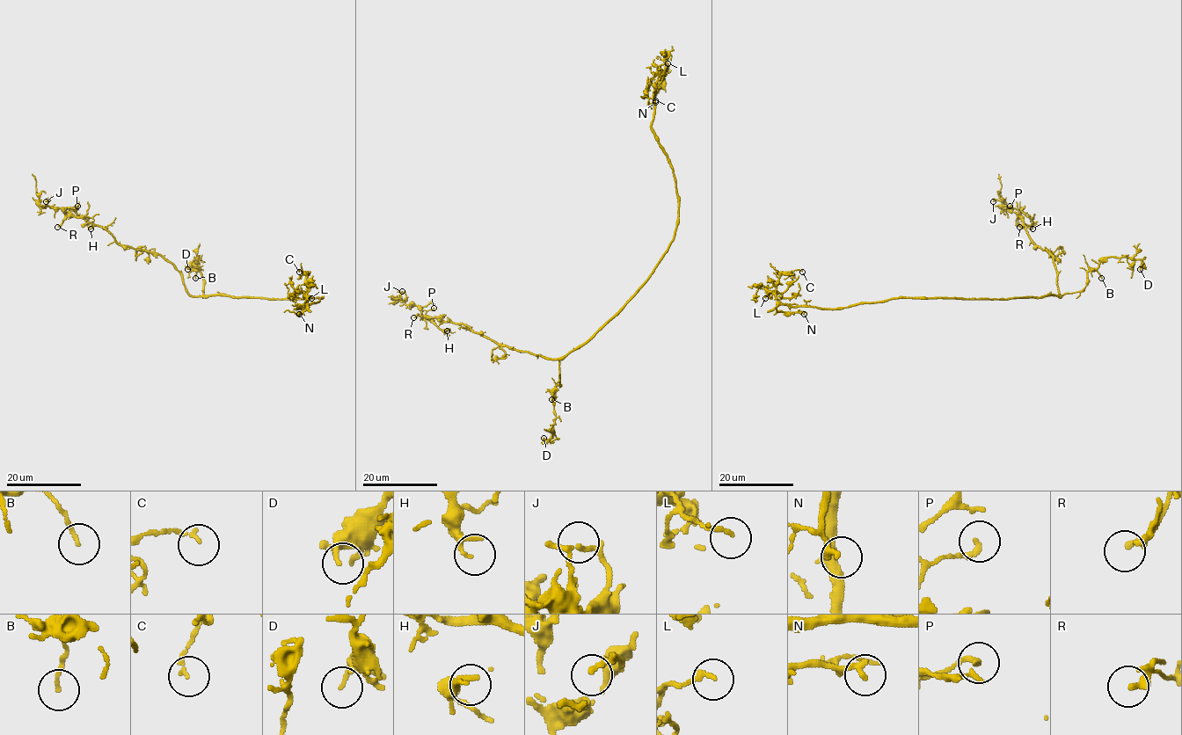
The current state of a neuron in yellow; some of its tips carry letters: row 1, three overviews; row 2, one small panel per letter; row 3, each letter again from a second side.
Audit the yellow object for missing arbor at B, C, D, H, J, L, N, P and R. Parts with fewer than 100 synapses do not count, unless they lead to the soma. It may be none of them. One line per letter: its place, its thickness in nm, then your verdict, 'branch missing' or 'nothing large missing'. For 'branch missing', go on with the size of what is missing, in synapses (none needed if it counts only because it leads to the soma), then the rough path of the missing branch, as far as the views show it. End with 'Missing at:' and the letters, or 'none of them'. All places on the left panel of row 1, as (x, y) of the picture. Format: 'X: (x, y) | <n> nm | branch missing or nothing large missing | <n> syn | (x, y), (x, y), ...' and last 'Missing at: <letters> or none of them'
B: (195, 278) | 140 nm | nothing large missing
C: (299, 272) | 120 nm | nothing large missing
D: (187, 269) | 190 nm | nothing large missing
H: (91, 229) | 130 nm | nothing large missing
J: (46, 201) | 190 nm | nothing large missing
L: (311, 298) | 150 nm | nothing large missing
N: (299, 314) | 220 nm | nothing large missing
P: (77, 206) | 200 nm | nothing large missing
R: (57, 227) | 240 nm | nothing large missing
Missing at: none of them

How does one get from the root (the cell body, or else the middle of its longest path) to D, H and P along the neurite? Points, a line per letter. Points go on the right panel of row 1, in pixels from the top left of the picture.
D: (1015, 297), (1079, 292), (1085, 286), (1086, 273), (1110, 257), (1141, 259), (1140, 269)
H: (1015, 297), (1061, 296), (1054, 258), (1032, 242), (1019, 217), (1020, 211), (1032, 220), (1032, 229)
P: (1015, 297), (1061, 294), (1053, 257), (1032, 242), (1024, 221), (1010, 206)

